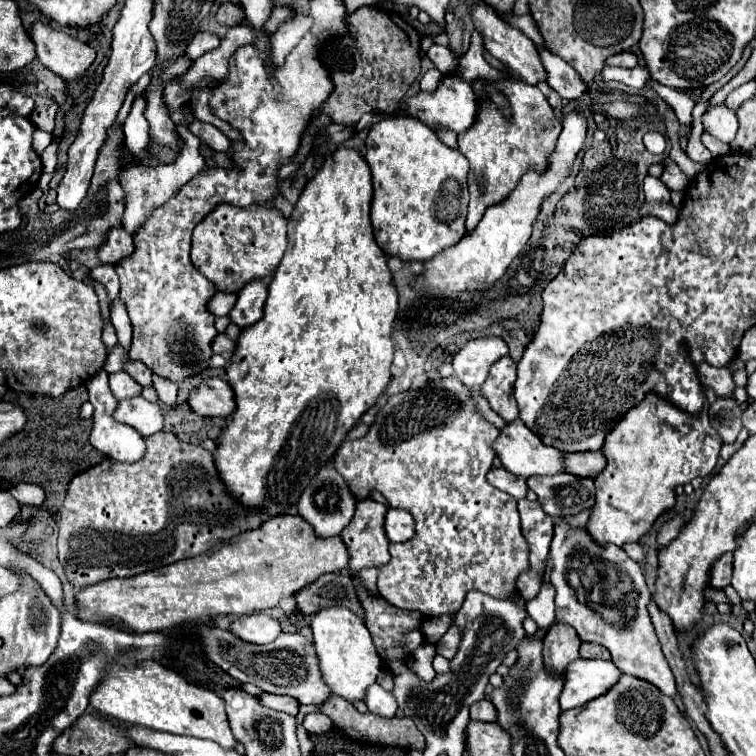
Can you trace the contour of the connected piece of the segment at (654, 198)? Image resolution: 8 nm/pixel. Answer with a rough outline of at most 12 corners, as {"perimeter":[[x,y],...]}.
{"perimeter":[[644,178],[648,202],[670,204],[670,190],[660,178]]}

